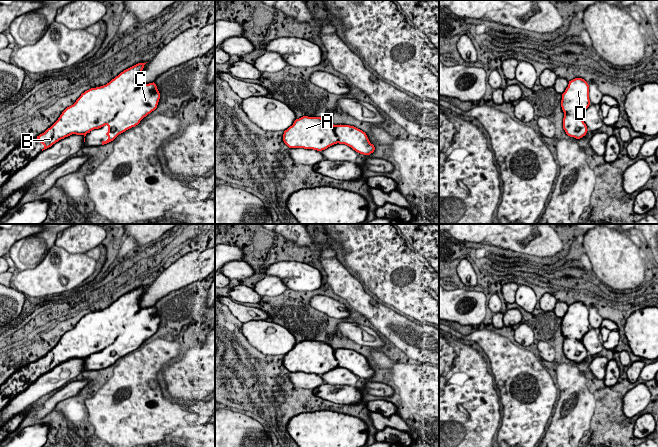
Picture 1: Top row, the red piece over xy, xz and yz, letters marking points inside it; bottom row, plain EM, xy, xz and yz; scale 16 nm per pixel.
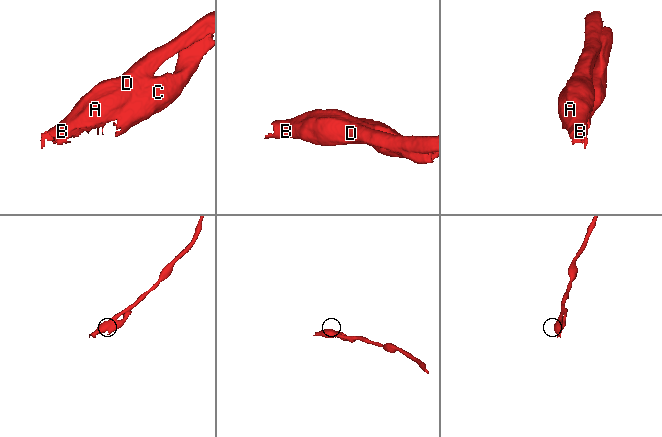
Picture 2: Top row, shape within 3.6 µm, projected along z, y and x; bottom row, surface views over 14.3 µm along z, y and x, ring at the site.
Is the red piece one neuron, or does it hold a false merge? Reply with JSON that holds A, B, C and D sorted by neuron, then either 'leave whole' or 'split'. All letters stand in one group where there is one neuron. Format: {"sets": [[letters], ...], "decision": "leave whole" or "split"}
{"sets": [["A", "B", "D"], ["C"]], "decision": "split"}

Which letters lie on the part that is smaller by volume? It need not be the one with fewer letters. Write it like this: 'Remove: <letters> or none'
Remove: C

